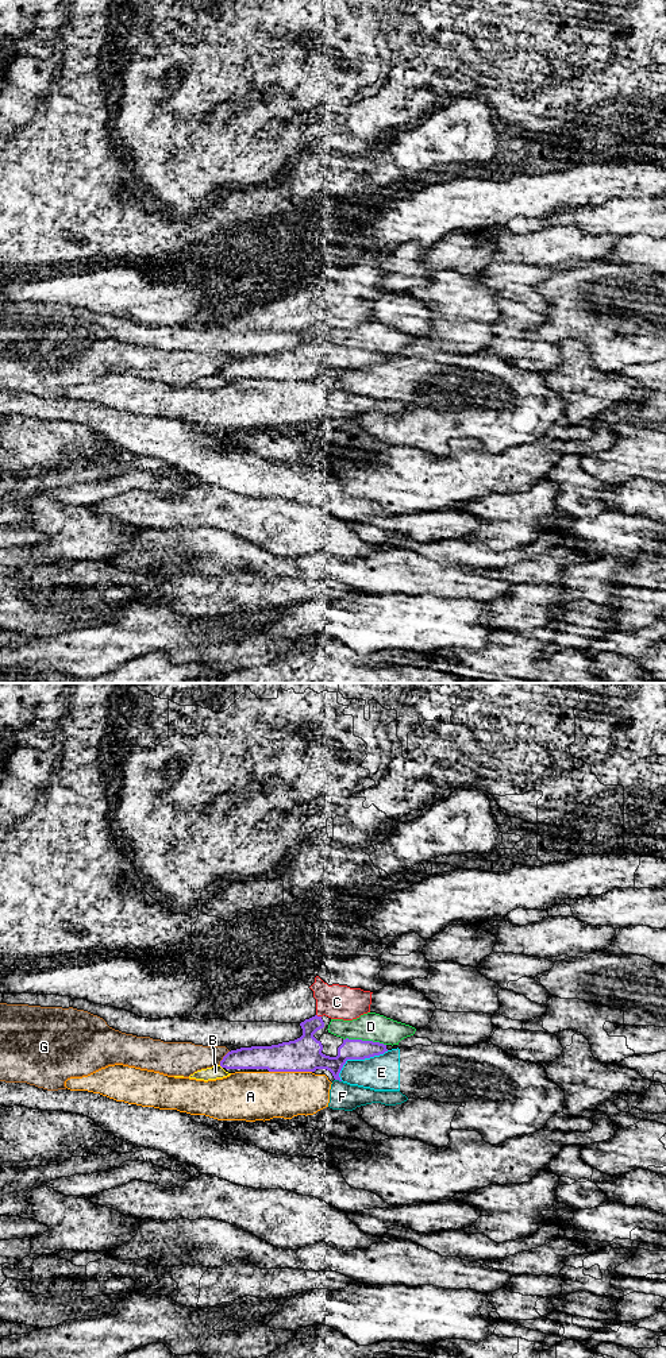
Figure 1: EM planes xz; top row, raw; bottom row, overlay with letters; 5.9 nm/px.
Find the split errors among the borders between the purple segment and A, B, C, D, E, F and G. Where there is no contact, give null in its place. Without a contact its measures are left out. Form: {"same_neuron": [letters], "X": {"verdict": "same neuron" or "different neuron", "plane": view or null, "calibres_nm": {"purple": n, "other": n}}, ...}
{"same_neuron": ["D"], "A": {"verdict": "different neuron", "plane": "xz", "calibres_nm": {"purple": 200, "other": 280}}, "B": {"verdict": "different neuron", "plane": null}, "C": {"verdict": "different neuron", "plane": "xz", "calibres_nm": {"purple": 200, "other": 200}}, "D": {"verdict": "same neuron", "plane": "xz", "calibres_nm": {"purple": 130, "other": 170}}, "E": {"verdict": "different neuron", "plane": "xz", "calibres_nm": {"purple": 130, "other": 220}}, "F": {"verdict": "different neuron", "plane": "xz", "calibres_nm": {"purple": 200, "other": 160}}, "G": {"verdict": "different neuron", "plane": "xz", "calibres_nm": {"purple": 140, "other": 200}}}

